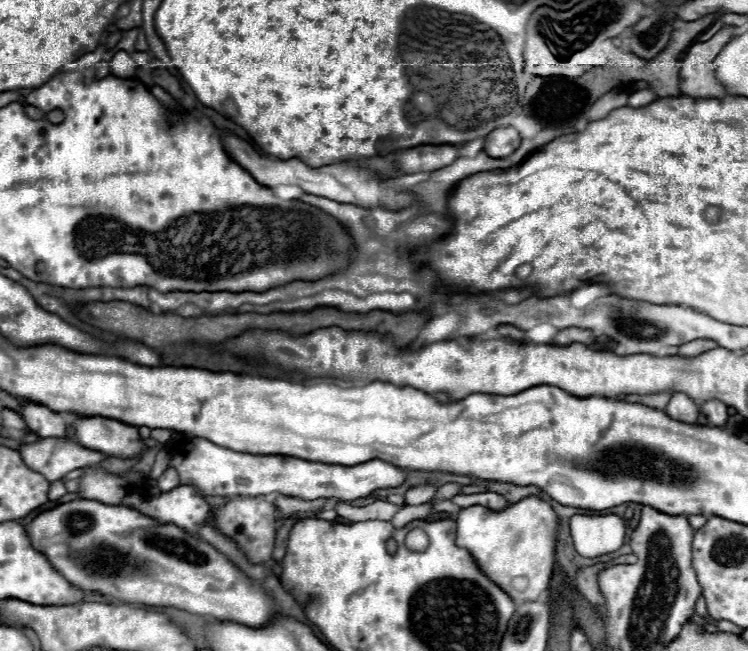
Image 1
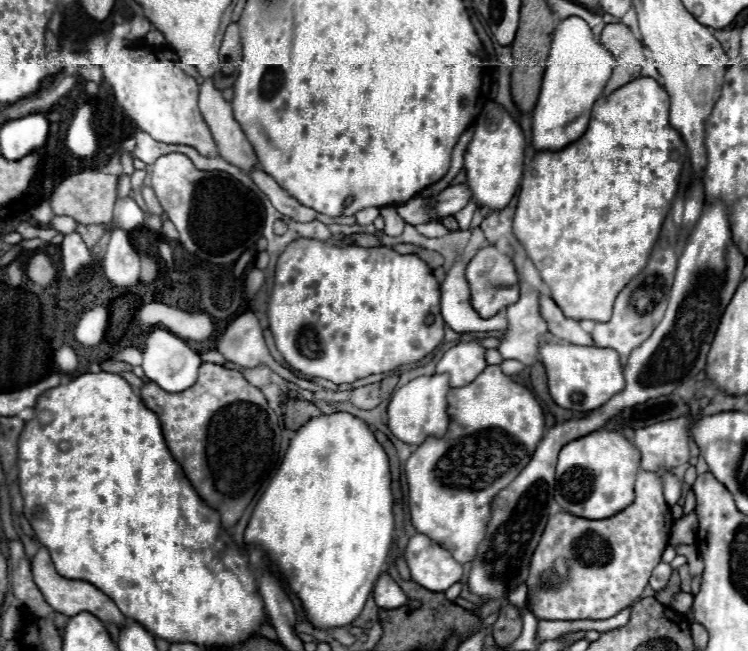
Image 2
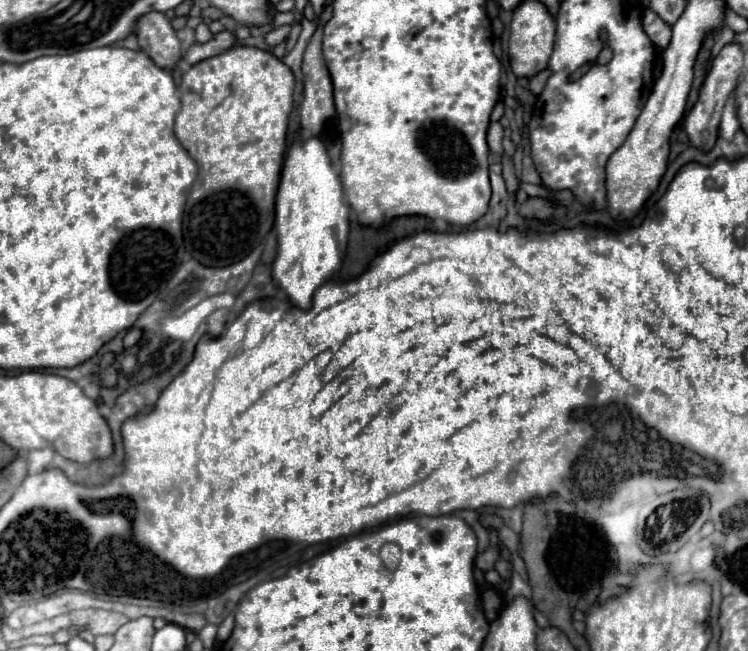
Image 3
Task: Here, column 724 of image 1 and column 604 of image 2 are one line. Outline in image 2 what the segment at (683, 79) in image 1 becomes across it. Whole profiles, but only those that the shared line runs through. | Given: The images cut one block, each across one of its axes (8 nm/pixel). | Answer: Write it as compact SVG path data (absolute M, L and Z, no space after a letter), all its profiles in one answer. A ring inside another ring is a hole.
M622 22L618 24L606 24L600 42L610 50L610 54L616 58L616 68L604 88L604 94L618 90L620 86L636 80L640 76L640 68L644 62L644 46L640 40L632 34L628 26Z

